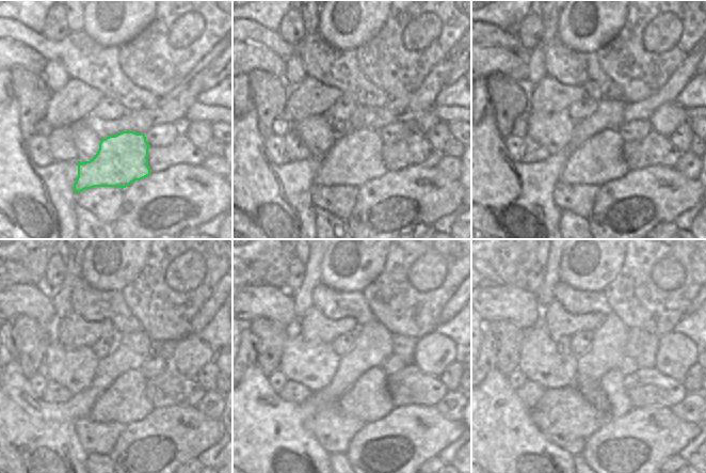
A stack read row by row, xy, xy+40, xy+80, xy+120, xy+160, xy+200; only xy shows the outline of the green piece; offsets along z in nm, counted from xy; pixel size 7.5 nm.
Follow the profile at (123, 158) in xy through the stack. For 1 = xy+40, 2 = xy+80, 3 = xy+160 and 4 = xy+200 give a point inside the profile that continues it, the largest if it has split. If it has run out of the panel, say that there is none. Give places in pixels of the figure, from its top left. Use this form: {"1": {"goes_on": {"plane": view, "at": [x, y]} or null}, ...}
{"1": {"goes_on": {"plane": "xy+40", "at": [356, 157]}}, "2": {"goes_on": {"plane": "xy+80", "at": [599, 159]}}, "3": {"goes_on": {"plane": "xy+160", "at": [368, 399]}}, "4": {"goes_on": {"plane": "xy+200", "at": [612, 382]}}}

